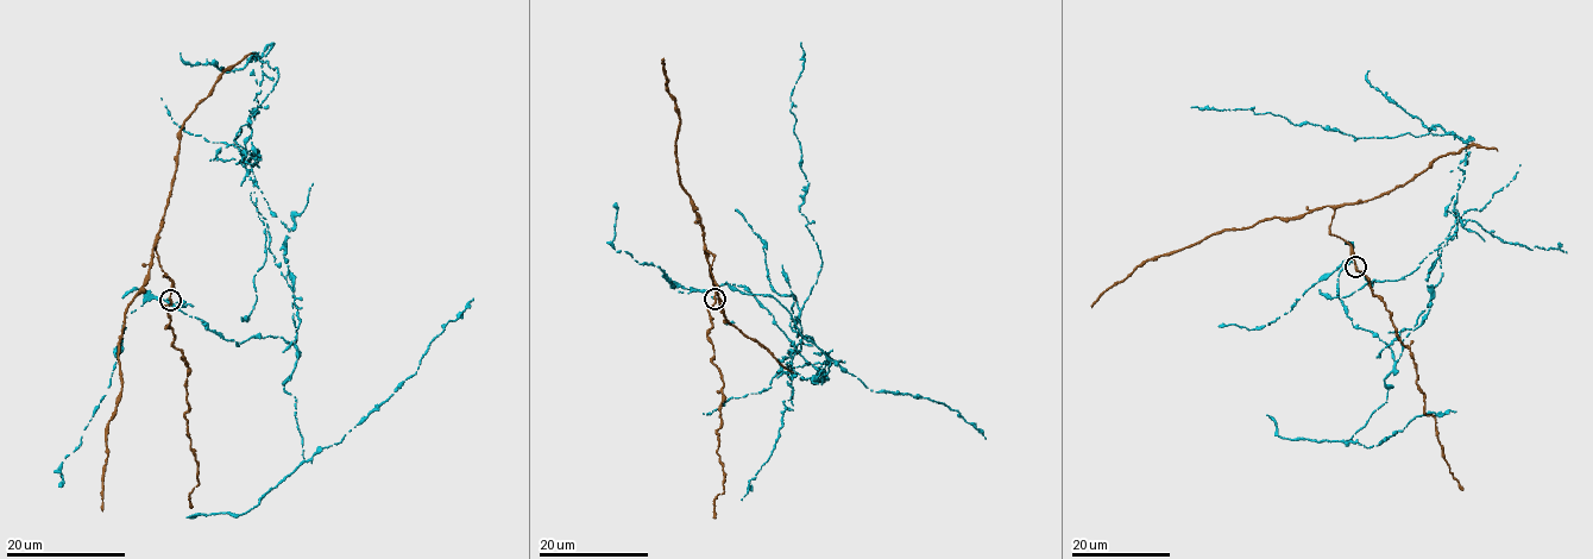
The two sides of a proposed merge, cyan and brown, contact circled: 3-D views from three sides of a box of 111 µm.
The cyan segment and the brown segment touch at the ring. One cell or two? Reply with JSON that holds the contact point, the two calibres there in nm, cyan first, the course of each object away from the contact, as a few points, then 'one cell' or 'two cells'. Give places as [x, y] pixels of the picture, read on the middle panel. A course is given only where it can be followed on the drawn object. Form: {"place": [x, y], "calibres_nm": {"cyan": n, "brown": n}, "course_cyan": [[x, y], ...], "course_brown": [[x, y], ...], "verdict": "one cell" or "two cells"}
{"place": [715, 299], "calibres_nm": {"cyan": 190, "brown": 280}, "course_cyan": [[713, 299], [725, 283], [751, 291], [824, 380], [780, 364], [801, 343], [822, 269], [791, 112], [801, 42]], "course_brown": [[715, 299], [717, 287], [710, 270], [715, 257], [703, 245], [703, 226], [678, 175], [679, 117], [663, 60]], "verdict": "two cells"}

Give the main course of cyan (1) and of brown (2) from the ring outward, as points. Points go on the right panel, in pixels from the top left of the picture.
1: (1355, 267), (1339, 274), (1338, 297), (1398, 360), (1455, 232), (1462, 139), (1355, 138), (1191, 107)
2: (1355, 268), (1353, 250), (1330, 233), (1334, 209), (1323, 206), (1221, 231), (1154, 257), (1091, 307)

